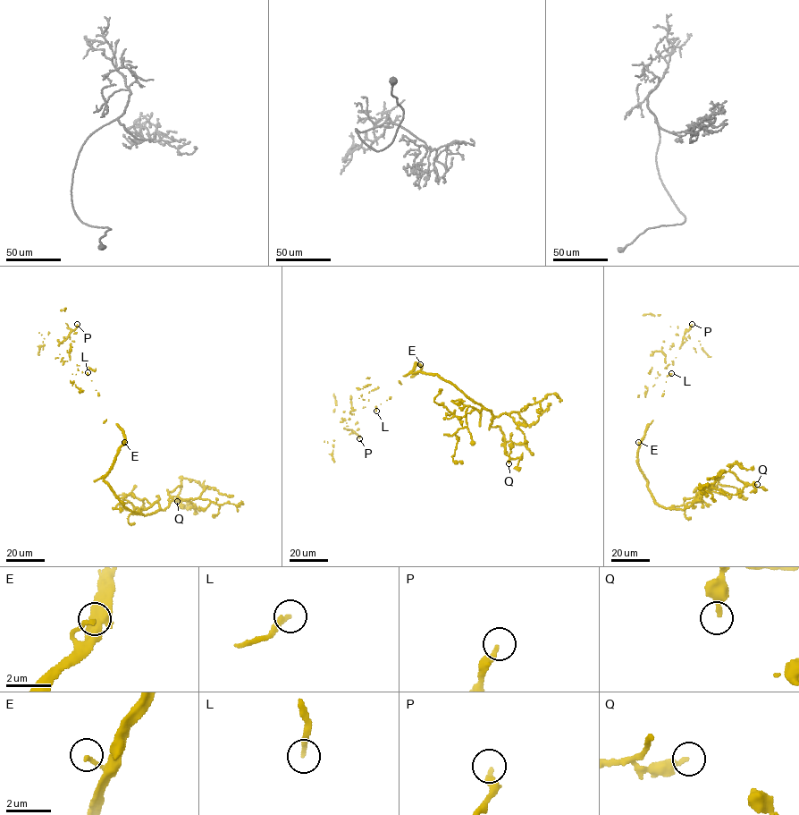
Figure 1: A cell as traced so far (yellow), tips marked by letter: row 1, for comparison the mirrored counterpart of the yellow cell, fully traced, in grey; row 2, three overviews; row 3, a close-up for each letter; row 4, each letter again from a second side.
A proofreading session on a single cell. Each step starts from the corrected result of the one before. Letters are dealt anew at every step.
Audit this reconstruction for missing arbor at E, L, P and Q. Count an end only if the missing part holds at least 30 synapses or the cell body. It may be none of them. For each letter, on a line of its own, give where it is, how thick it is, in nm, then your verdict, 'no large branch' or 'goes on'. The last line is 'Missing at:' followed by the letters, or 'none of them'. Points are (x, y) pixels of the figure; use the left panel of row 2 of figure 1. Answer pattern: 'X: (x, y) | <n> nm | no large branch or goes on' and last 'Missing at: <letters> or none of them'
E: (124, 442) | 160 nm | no large branch
L: (88, 372) | 240 nm | no large branch
P: (77, 324) | 300 nm | no large branch
Q: (177, 501) | 280 nm | no large branch
Missing at: none of them

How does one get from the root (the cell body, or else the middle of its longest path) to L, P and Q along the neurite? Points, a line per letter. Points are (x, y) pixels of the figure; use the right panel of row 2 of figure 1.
L: (637, 452), (647, 426), (652, 420), (644, 395), (646, 388), (655, 384), (658, 374), (668, 376), (671, 373)
P: (637, 452), (652, 420), (646, 388), (655, 384), (658, 371), (673, 363), (692, 324)
Q: (637, 452), (648, 489), (664, 507), (684, 509), (700, 500), (719, 473), (733, 472), (742, 481), (757, 484)

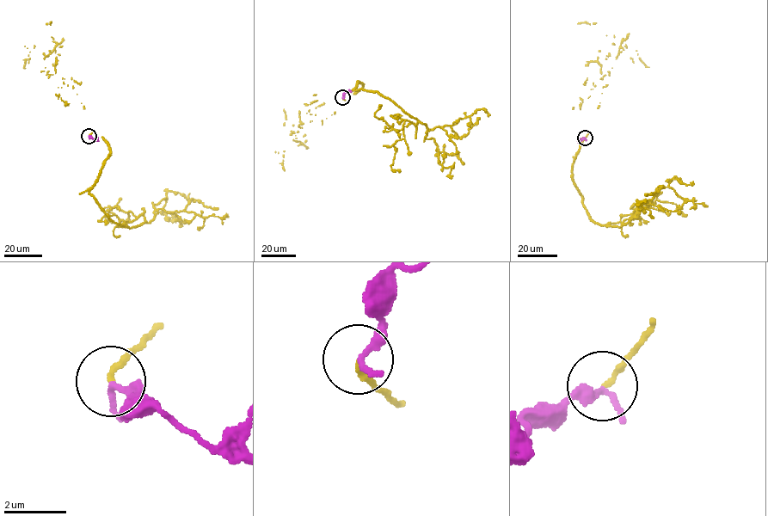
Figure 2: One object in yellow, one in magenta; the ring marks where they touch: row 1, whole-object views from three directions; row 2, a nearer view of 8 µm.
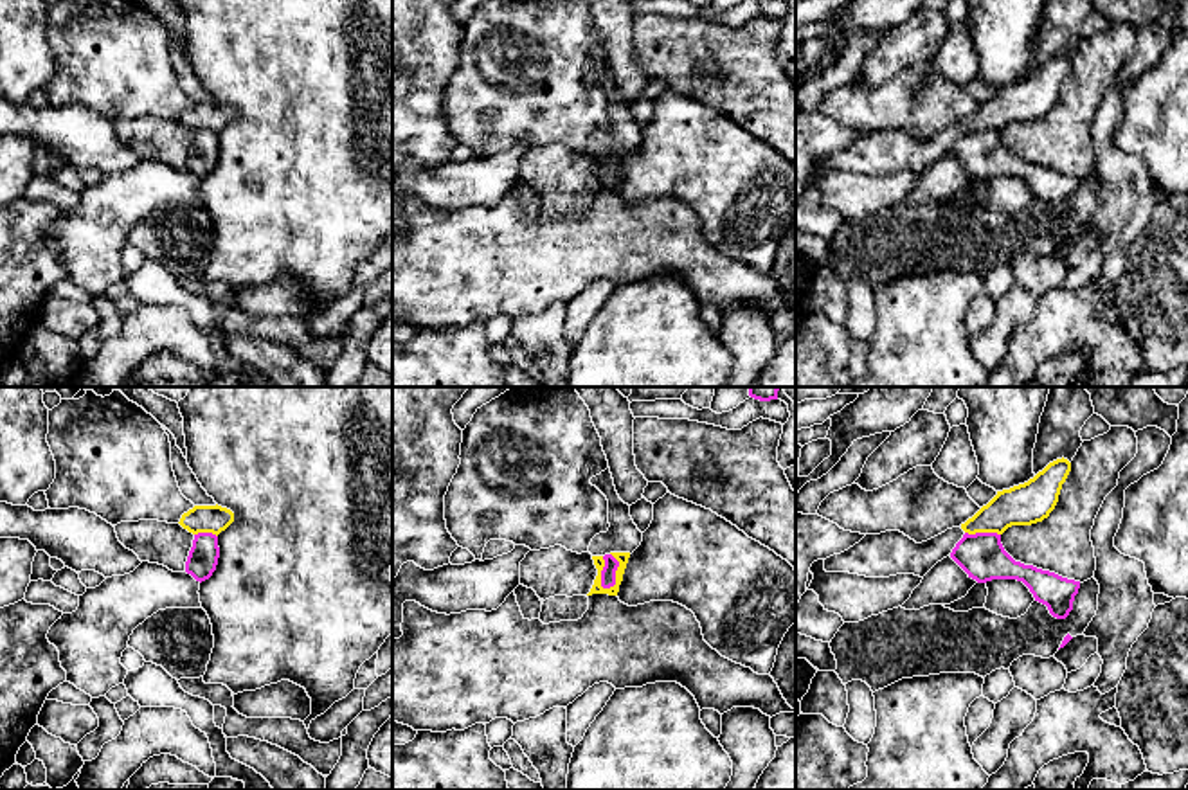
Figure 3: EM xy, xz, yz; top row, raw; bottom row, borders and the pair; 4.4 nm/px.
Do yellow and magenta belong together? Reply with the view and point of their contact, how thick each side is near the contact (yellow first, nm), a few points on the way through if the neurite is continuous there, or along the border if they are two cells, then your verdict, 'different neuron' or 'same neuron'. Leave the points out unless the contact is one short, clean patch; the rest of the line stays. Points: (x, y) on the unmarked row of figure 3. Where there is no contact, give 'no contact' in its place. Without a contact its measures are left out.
contact xz (616, 171); calibres 50 and 60 nm; border xz (611, 150), (618, 159), (616, 179), (603, 186); different neuron

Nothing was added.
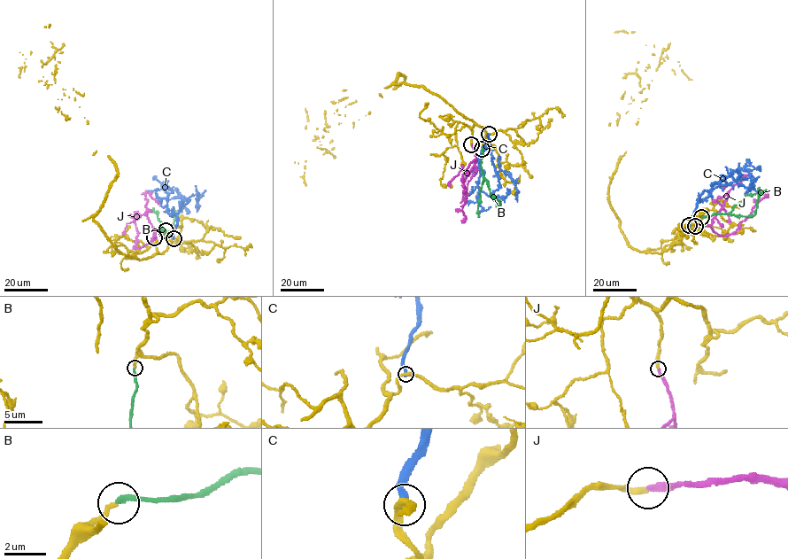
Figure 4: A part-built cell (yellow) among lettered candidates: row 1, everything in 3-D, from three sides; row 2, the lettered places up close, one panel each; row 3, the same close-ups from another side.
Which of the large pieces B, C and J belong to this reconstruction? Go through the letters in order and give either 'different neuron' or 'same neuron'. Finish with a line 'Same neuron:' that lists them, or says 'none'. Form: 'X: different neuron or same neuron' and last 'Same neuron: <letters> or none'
B: same neuron
C: different neuron
J: same neuron
Same neuron: B, J

